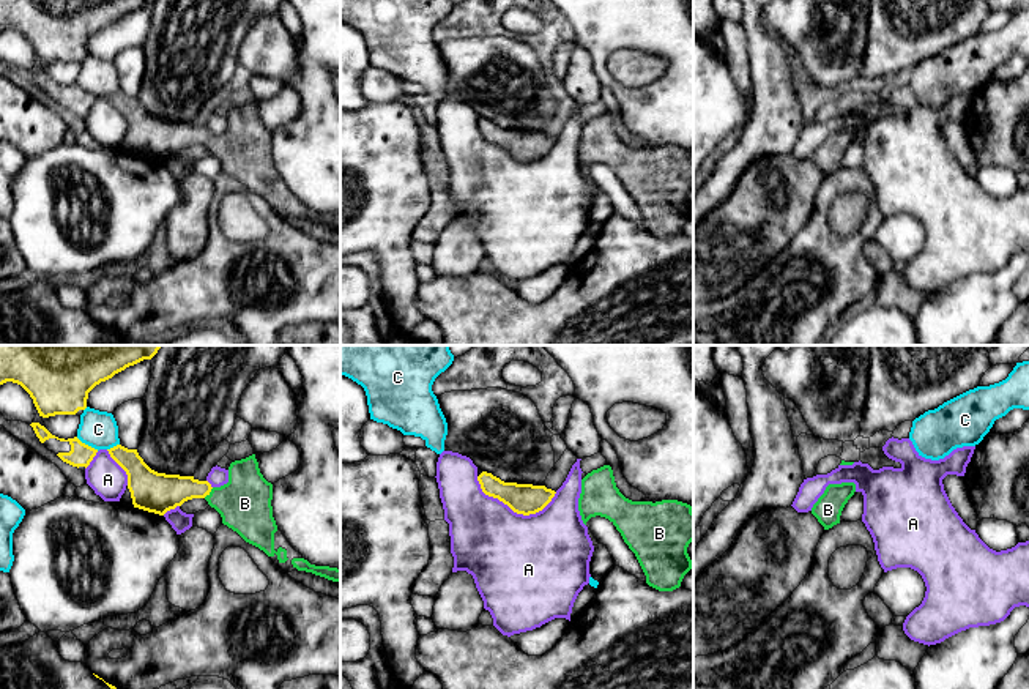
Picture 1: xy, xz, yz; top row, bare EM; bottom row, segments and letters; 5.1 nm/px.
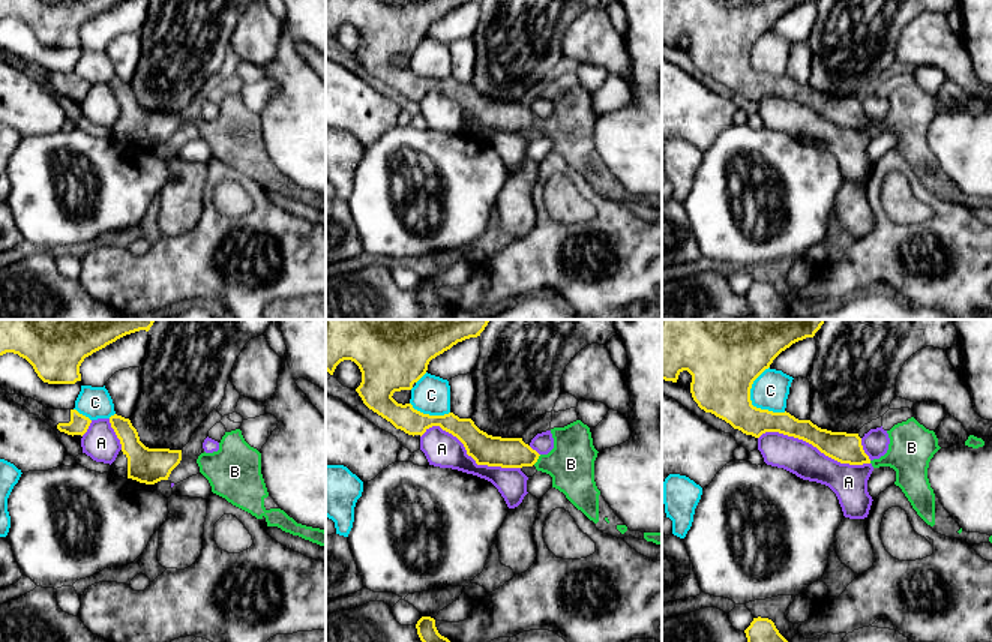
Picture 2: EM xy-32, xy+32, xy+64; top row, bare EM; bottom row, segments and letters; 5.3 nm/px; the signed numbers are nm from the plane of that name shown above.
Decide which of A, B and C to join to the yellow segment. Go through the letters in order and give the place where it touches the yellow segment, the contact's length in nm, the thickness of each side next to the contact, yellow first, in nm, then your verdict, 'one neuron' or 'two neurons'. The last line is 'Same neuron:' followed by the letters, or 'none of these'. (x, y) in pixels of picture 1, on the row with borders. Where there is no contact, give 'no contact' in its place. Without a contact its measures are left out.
A: contact xz (514, 511); length 420 nm; calibres 160 and 480 nm; two neurons
B: contact xy (208, 492); length 80 nm; calibres 200 and 280 nm; one neuron
C: contact xy (87, 445); length 140 nm; calibres 120 and 190 nm; two neurons
Same neuron: B

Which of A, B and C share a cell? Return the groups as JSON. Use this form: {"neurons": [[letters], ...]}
{"neurons": [["A"], ["B"], ["C"]]}

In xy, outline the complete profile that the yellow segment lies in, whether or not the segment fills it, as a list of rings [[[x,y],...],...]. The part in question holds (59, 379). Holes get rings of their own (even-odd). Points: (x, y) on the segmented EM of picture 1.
[[[0,345],[0,385],[20,385],[43,418],[76,415],[87,408],[88,393],[115,374],[151,359],[161,345]]]

